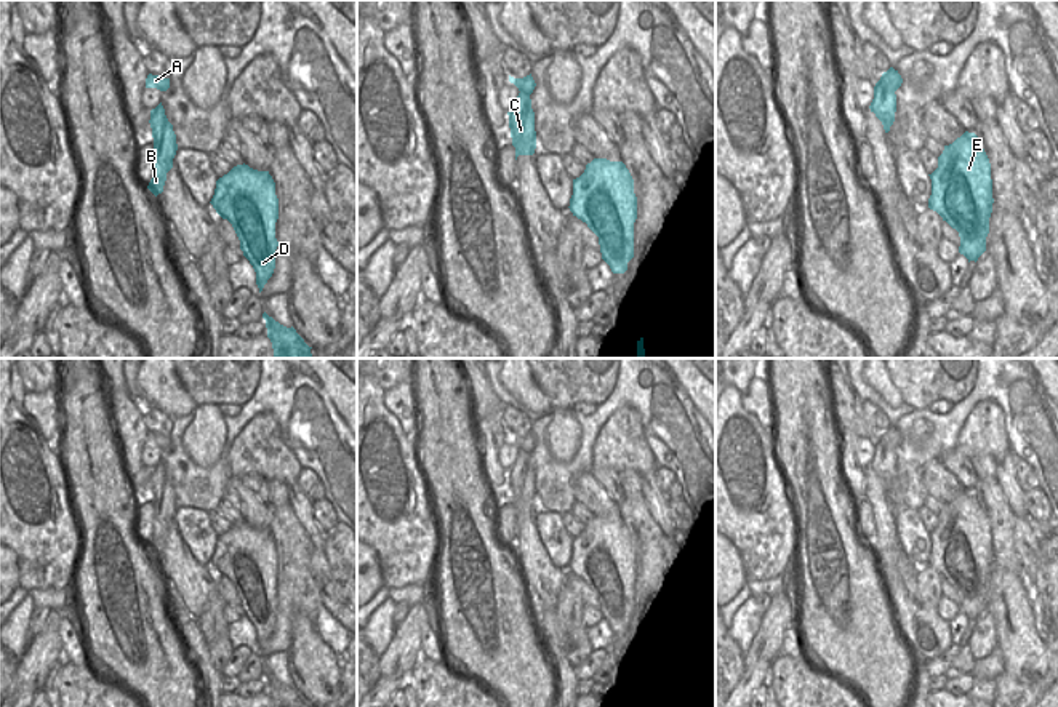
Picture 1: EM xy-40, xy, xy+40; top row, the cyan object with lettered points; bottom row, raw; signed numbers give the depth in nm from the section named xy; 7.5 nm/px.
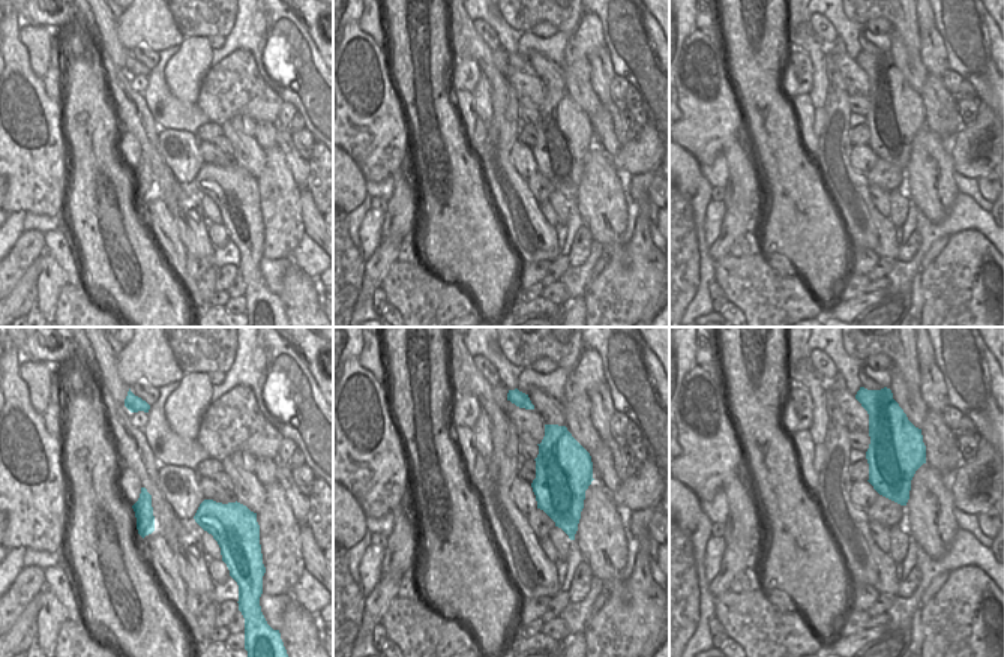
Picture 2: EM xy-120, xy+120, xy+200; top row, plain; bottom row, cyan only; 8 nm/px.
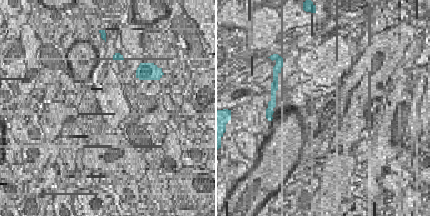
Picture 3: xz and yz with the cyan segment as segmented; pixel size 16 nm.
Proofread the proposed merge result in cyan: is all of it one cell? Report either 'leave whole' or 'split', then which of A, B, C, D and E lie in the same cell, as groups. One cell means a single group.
split | A D E / B C

